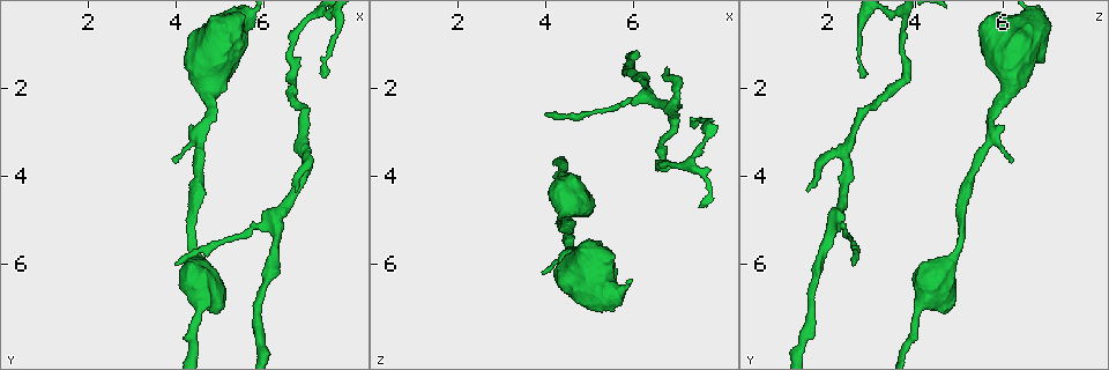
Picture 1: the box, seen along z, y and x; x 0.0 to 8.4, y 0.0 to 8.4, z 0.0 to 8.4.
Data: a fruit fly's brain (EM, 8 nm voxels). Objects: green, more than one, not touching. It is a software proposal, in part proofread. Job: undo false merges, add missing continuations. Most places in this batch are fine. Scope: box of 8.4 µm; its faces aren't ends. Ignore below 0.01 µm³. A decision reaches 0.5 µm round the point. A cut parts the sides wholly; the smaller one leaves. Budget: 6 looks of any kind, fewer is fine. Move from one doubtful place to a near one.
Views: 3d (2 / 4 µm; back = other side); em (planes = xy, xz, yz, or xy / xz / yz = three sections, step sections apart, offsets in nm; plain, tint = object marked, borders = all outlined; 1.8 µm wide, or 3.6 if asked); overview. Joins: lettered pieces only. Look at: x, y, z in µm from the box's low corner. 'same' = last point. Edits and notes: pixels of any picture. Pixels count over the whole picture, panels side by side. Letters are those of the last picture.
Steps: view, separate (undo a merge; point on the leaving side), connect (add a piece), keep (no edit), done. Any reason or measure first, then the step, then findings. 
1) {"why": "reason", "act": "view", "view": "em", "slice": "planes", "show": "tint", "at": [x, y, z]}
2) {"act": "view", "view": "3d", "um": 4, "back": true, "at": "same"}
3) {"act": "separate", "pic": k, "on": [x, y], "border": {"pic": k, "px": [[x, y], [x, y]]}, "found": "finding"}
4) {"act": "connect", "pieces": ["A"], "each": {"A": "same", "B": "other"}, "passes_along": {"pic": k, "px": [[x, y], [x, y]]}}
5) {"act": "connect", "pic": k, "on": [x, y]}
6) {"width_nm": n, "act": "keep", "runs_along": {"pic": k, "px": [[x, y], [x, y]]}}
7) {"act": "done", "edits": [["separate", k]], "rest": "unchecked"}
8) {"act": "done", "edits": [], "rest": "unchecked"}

{"why": "abrupt turn", "act": "view", "view": "em", "slice": "planes", "show": "tint", "at": [6.95, 3.55, 2.40]}

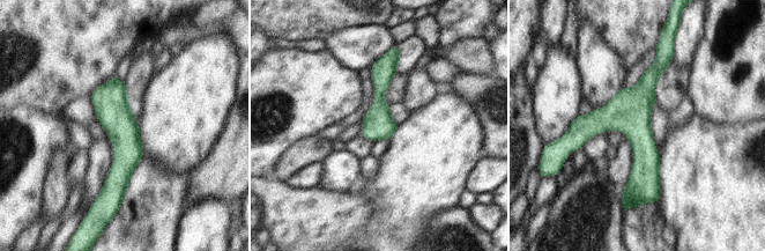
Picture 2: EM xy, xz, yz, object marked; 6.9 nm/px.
{"why": "what lies round it", "act": "view", "view": "em", "slice": "planes", "show": "borders", "at": "same"}

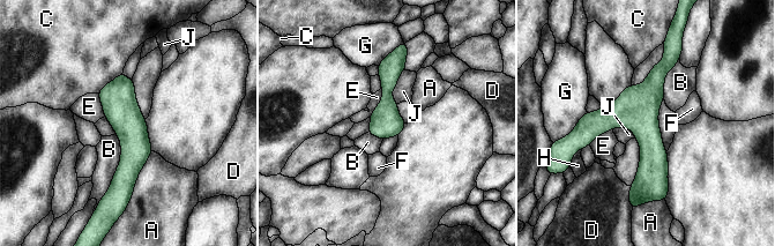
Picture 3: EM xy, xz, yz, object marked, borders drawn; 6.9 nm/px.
{"width_nm": 220, "act": "keep", "each": {"A": "other", "B": "other", "C": "other", "D": "other", "E": "other", "F": "other", "G": "other", "H": "other", "J": "other"}, "runs_along": {"pic": 3, "px": [[672, 61], [624, 112], [576, 131]]}, "found": "continuous, no second cell"}

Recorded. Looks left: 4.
{"why": "free end", "act": "view", "view": "em", "um": 3.6, "slice": "yz", "step": 8, "show": "plain", "at": [7.35, 1.80, 2.80]}

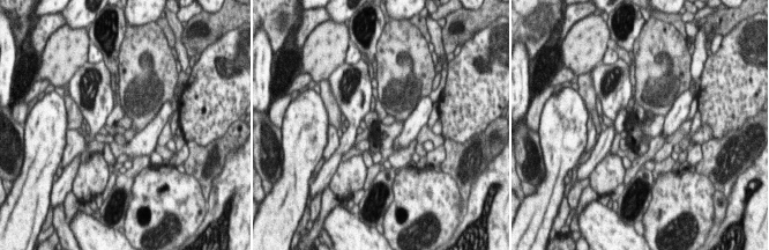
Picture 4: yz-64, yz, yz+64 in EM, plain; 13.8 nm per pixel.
{"act": "view", "view": "em", "um": 3.6, "slice": "yz", "step": 8, "show": "borders", "at": "same"}

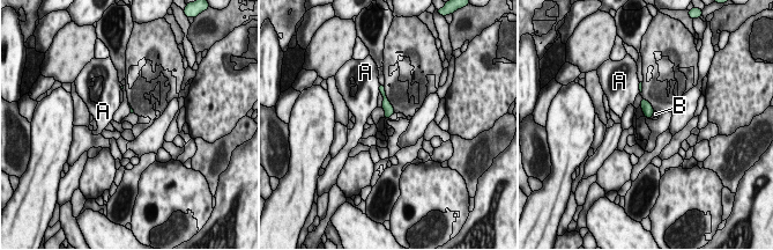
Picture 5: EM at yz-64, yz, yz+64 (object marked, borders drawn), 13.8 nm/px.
{"act": "keep", "each": {"A": "other", "B": "other"}, "border": {"pic": 5, "px": [[654, 112], [648, 118]]}, "found": "none of them fits"}

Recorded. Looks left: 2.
{"why": "calibre changes", "act": "view", "view": "em", "slice": "planes", "show": "plain", "at": [4.55, 3.10, 5.75]}

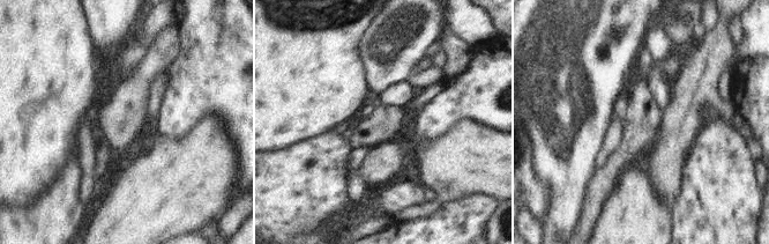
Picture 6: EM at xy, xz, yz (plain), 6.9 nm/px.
{"why": "see the neighbours", "act": "view", "view": "em", "slice": "planes", "show": "borders", "at": "same"}

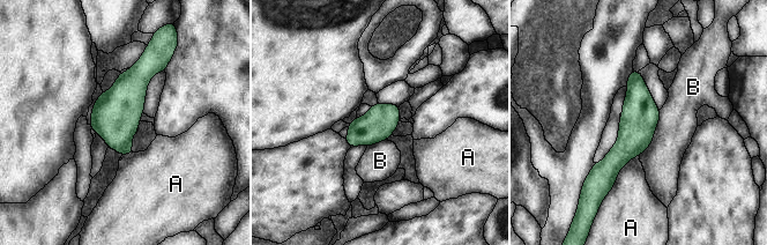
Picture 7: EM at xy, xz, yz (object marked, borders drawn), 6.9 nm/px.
{"longest_contact_nm": ["A", 380], "act": "keep", "each": {"A": "other", "B": "other"}, "border": {"pic": 7, "px": [[660, 110], [652, 142], [639, 155]]}, "found": "one cell here"}

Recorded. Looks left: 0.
{"act": "done", "edits": [], "rest": "unchecked"}

